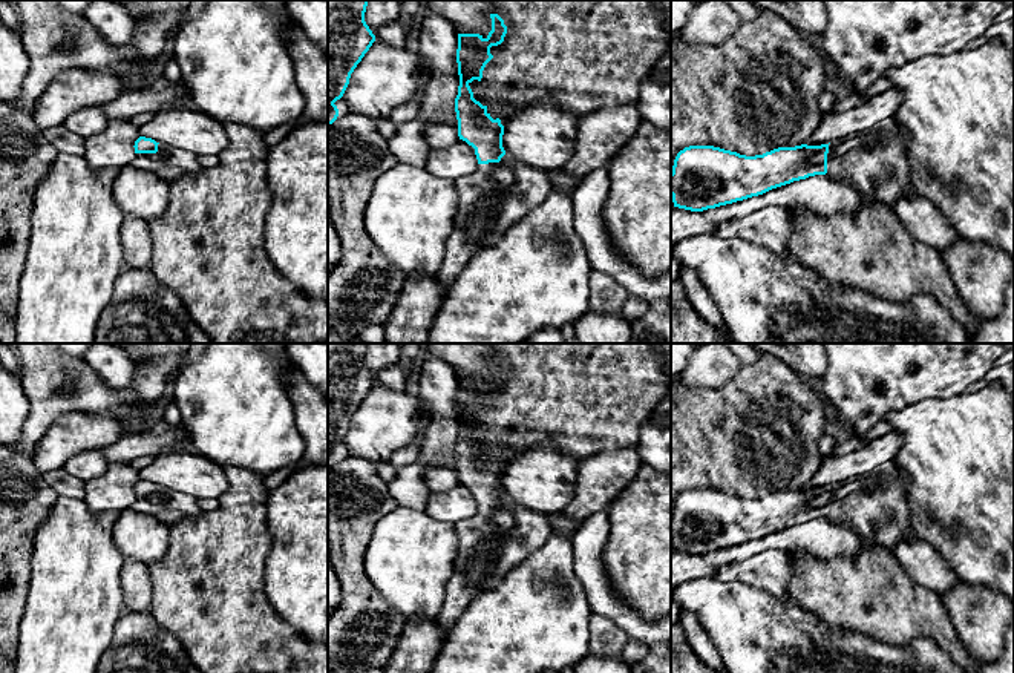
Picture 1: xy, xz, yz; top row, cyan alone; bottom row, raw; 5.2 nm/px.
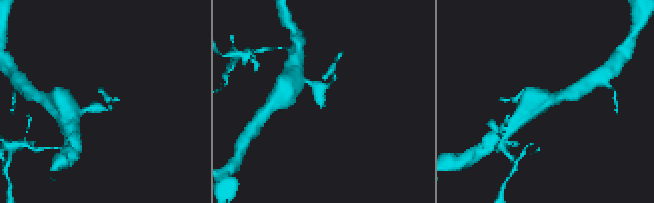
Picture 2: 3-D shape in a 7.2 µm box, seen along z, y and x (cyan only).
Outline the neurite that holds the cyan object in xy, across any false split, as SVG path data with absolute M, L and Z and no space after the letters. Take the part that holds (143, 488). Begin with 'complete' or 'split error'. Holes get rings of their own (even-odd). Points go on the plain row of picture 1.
split error; M139 480L133 491L136 498L132 509L152 515L167 526L202 514L199 500L187 494L167 491L152 481Z

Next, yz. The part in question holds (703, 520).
split error; M893 460L830 488L778 491L755 500L689 489L674 503L671 540L674 550L703 555L827 518L893 550L911 535L907 495L908 481Z

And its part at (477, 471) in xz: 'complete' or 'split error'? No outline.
split error

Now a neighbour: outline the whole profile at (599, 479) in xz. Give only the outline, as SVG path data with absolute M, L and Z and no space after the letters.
M636 449L602 451L581 460L574 495L564 515L582 524L596 512L607 510L636 478L642 465Z

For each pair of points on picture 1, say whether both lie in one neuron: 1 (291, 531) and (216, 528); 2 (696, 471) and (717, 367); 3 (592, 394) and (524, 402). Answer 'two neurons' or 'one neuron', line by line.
1: two neurons
2: two neurons
3: one neuron

